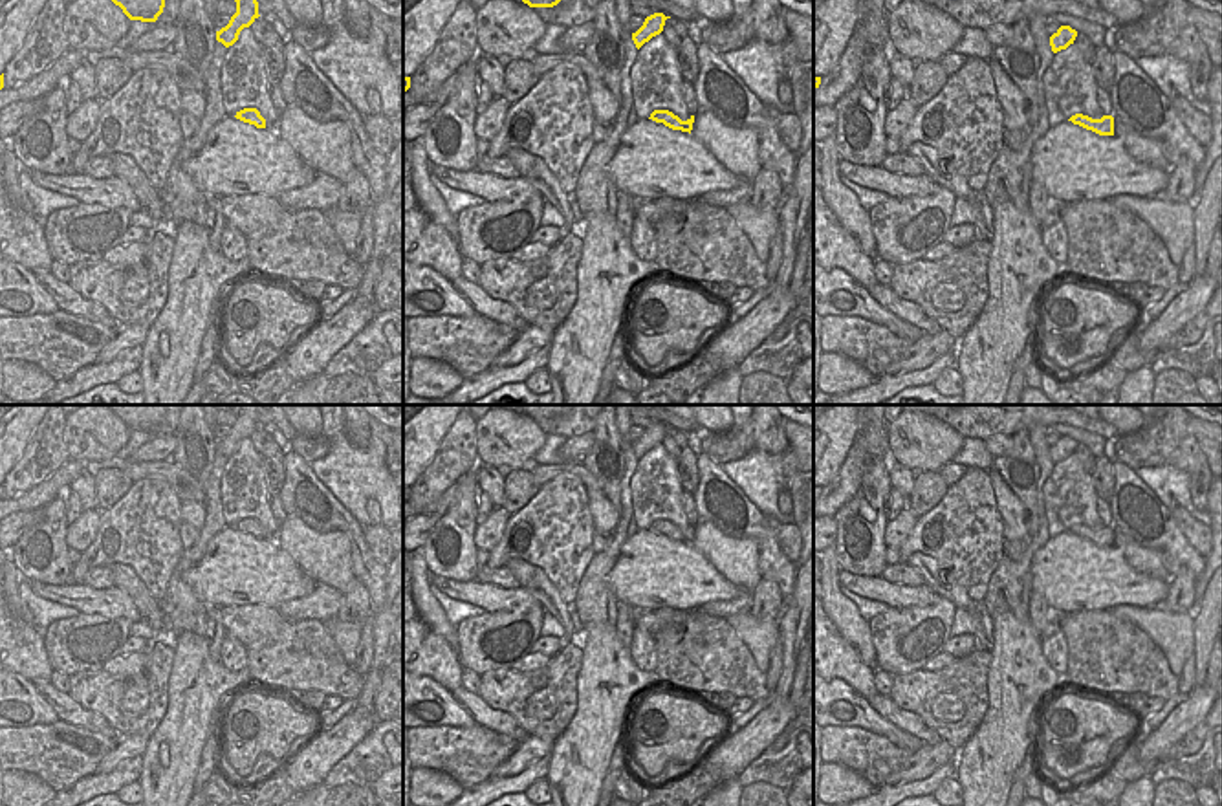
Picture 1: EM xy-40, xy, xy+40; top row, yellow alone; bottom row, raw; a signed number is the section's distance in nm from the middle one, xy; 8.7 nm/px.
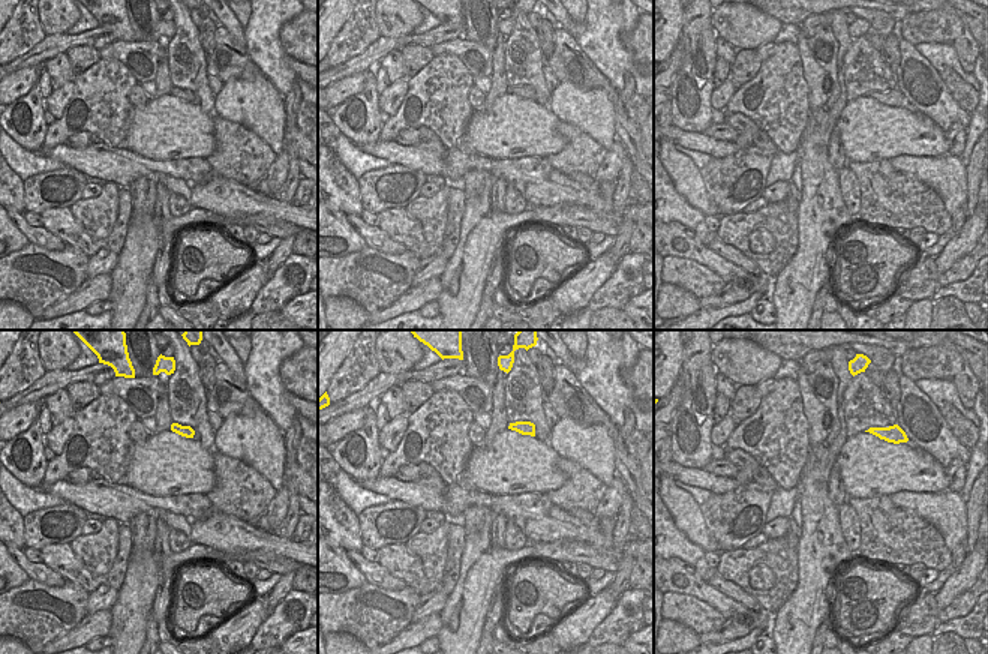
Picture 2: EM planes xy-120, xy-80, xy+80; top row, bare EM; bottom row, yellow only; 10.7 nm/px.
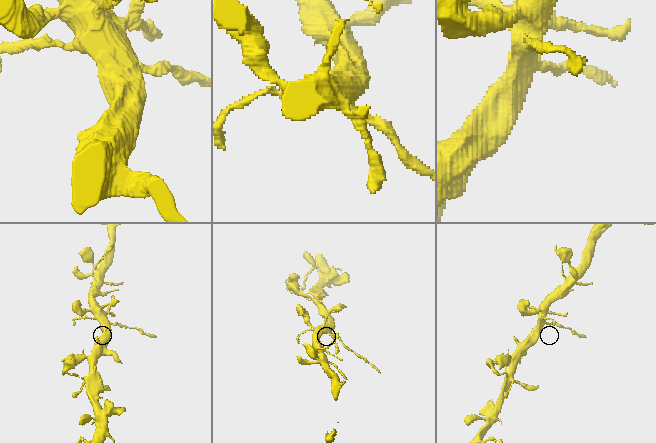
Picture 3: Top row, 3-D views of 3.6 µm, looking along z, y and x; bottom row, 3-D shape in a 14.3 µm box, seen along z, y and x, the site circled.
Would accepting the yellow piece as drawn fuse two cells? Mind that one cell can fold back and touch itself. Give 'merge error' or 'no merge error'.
merge error

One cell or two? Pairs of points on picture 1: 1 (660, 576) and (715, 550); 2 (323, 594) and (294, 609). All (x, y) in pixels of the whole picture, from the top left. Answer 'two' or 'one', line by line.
1: two
2: one

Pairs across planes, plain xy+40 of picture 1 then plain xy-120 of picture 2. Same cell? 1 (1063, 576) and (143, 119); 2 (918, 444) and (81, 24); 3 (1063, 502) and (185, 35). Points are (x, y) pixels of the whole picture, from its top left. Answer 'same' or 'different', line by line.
1: same
2: different
3: same

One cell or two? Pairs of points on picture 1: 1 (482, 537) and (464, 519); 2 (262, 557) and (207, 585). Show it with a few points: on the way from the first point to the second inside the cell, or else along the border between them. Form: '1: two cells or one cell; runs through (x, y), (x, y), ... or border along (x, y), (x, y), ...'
1: two cells; border along (475, 526), (475, 544), (479, 548)
2: one cell; runs through (250, 570), (235, 570), (220, 579)

